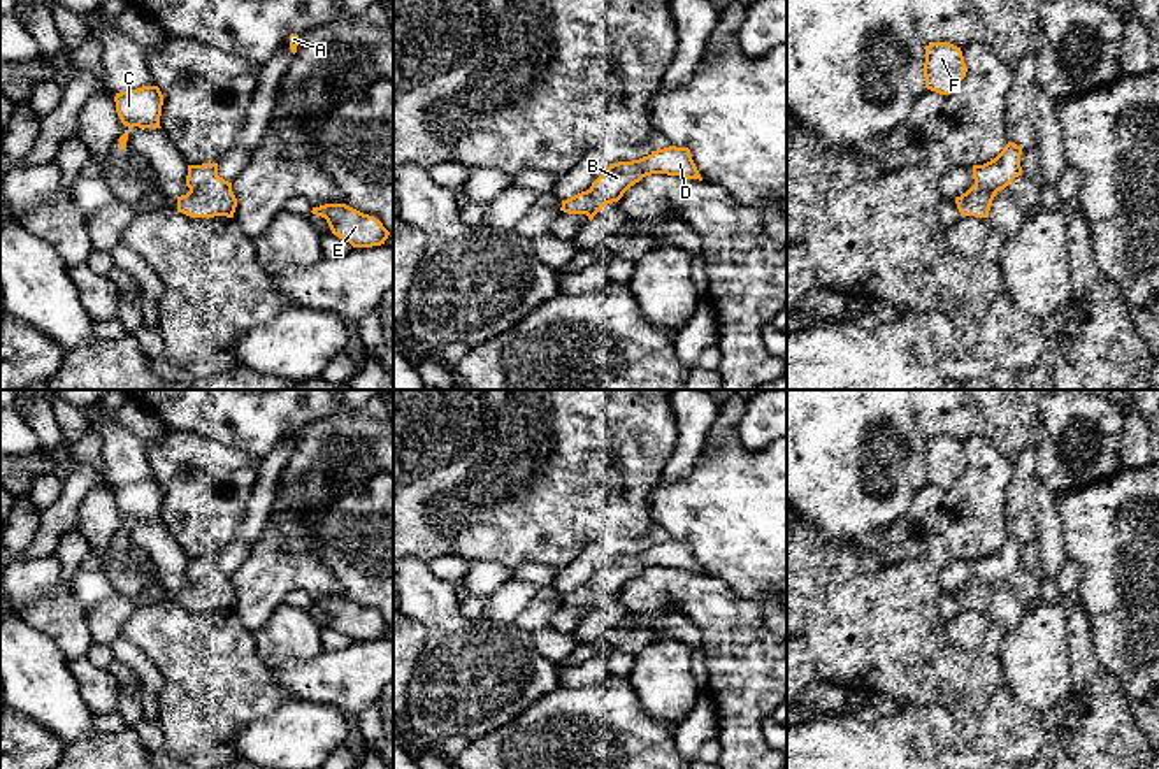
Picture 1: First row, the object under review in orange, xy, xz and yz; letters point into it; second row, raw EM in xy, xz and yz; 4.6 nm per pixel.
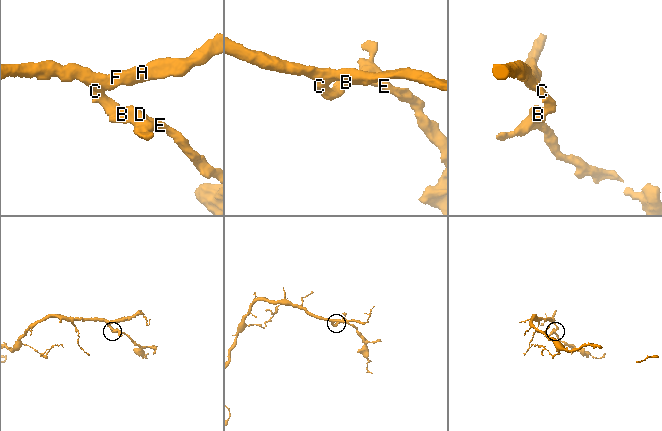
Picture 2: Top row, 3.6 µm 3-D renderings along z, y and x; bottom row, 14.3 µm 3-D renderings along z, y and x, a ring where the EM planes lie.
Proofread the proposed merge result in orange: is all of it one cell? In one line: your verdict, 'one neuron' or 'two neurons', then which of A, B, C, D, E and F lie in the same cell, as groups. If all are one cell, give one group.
two neurons | A C F / B D E

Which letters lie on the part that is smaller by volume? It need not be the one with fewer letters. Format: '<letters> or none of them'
B, D, E

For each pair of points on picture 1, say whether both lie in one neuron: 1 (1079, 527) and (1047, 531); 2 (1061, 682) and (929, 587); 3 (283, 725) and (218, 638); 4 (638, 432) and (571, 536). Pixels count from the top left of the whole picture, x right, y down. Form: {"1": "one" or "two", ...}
{"1": "two", "2": "two", "3": "two", "4": "one"}

